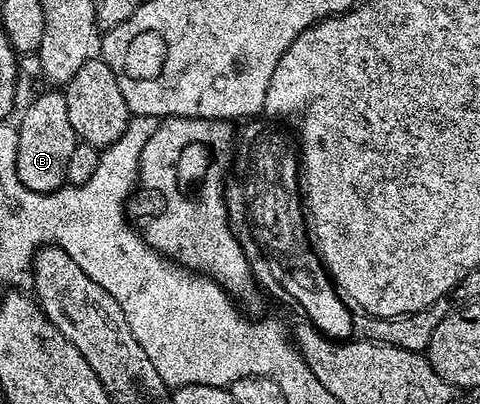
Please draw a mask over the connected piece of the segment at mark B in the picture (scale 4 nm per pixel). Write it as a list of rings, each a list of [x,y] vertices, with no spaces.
[[[57,89],[45,91],[25,112],[21,115],[21,123],[16,124],[17,136],[19,137],[19,149],[17,150],[17,172],[19,181],[27,189],[35,193],[51,193],[58,191],[67,183],[67,161],[71,161],[71,153],[75,153],[79,142],[75,129],[71,129],[71,117],[67,117],[67,101],[64,94]]]

